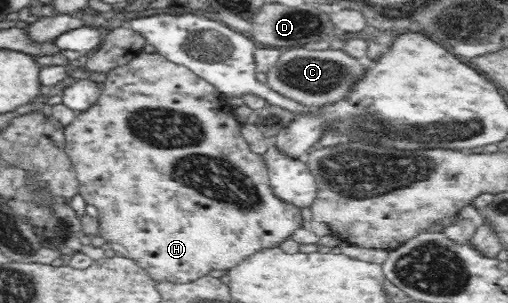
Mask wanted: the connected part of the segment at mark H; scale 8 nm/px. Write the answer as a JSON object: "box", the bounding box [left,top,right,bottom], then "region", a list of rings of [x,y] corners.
{"box":[65,51,305,282],"region":[[[156,51],[141,53],[125,65],[110,70],[103,82],[104,88],[98,101],[86,111],[79,112],[65,127],[65,152],[77,173],[79,193],[87,205],[98,210],[100,235],[116,256],[136,261],[157,282],[191,282],[216,269],[235,268],[240,261],[262,249],[279,247],[296,229],[305,227],[301,208],[276,197],[269,182],[263,154],[254,153],[249,148],[241,134],[241,123],[234,119],[233,109],[224,99],[223,93],[218,92],[211,83],[198,77],[192,70],[168,61]]]}

